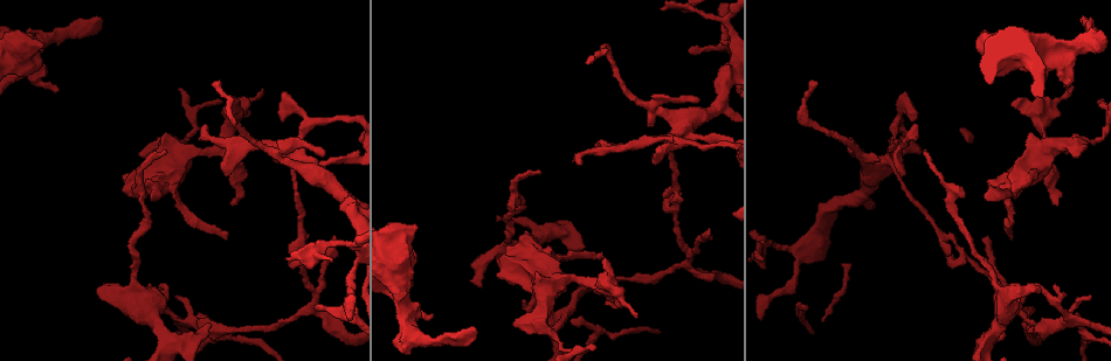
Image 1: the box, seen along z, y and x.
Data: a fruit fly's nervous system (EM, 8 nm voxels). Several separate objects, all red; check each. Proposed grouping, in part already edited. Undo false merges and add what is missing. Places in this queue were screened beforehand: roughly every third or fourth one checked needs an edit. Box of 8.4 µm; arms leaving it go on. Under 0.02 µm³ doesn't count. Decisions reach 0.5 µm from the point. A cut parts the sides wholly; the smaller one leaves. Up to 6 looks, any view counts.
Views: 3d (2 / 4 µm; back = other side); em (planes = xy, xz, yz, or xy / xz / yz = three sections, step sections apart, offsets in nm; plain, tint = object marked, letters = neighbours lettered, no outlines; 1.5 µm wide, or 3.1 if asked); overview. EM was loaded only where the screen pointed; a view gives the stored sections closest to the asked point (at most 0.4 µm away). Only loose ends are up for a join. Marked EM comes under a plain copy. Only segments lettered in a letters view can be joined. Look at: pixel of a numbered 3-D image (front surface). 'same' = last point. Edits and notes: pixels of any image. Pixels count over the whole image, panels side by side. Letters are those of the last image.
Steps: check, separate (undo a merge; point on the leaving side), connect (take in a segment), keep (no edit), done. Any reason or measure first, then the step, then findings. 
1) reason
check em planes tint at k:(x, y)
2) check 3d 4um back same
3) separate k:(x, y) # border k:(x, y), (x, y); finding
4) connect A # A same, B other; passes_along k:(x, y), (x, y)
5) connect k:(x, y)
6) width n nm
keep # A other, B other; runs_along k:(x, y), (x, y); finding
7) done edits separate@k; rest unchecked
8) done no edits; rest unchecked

an open end
check em planes letters at 1:(102, 22)

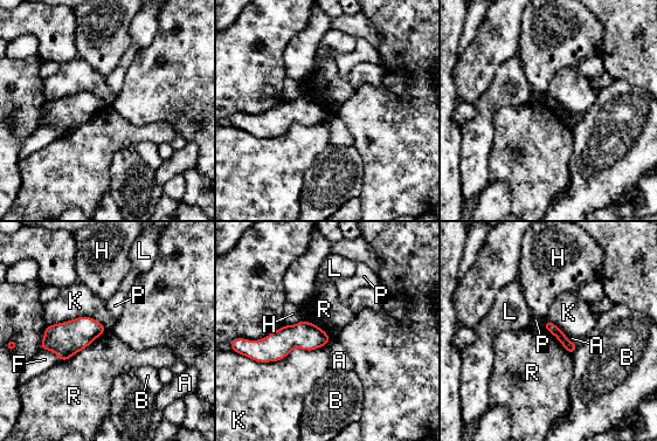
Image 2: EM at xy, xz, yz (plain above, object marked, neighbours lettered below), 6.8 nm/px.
keep # A other, B other, F other, H other, K other, L other, P other, R other; border 2:(106, 330), (85, 348), (60, 362); no lettered segment goes on from it

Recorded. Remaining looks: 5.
an open end
check 3d 2um at 1:(1041, 290)

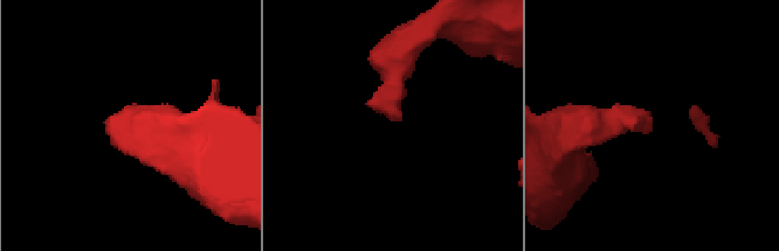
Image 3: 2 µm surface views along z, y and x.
now the EM
check em planes letters at 3:(652, 123)

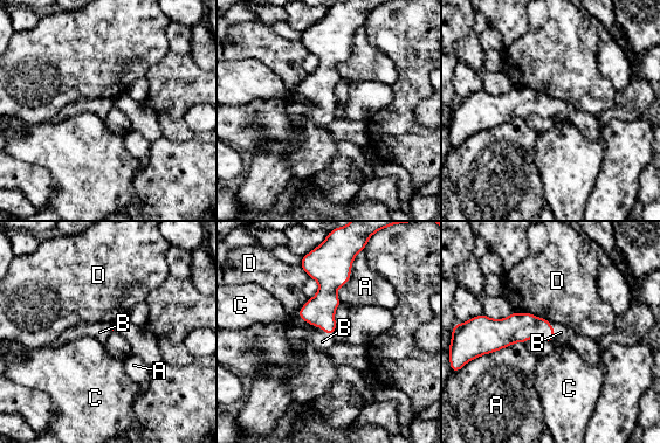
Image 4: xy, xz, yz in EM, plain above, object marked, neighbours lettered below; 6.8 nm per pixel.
connect B # A other, B same, C other, D other; it goes on there

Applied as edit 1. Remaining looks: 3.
branch stops here
check 3d 4um at 1:(206, 127)

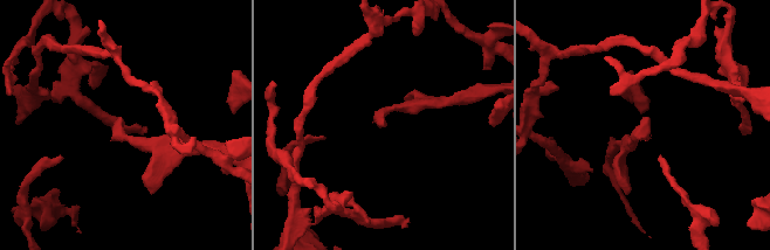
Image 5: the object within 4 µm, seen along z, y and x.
check em xz step 4 letters at 5:(385, 125)

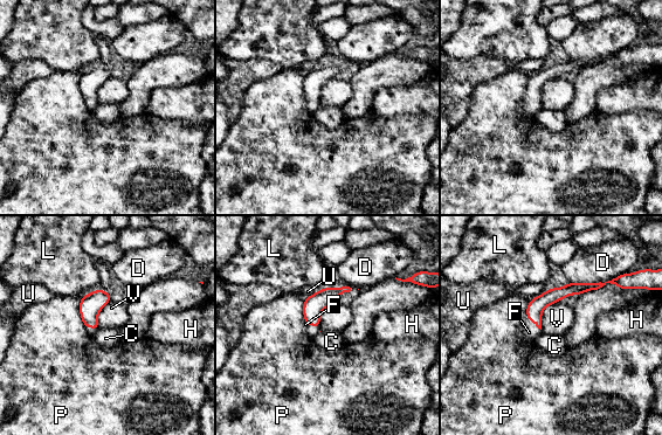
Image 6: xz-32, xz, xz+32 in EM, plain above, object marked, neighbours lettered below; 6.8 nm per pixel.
longest_contact D 280 nm
connect F # C other, D other, F same, H other, L other, P other, U other, V other; it goes on there

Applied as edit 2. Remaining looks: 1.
done edits connect@4, connect@6; rest unchecked

